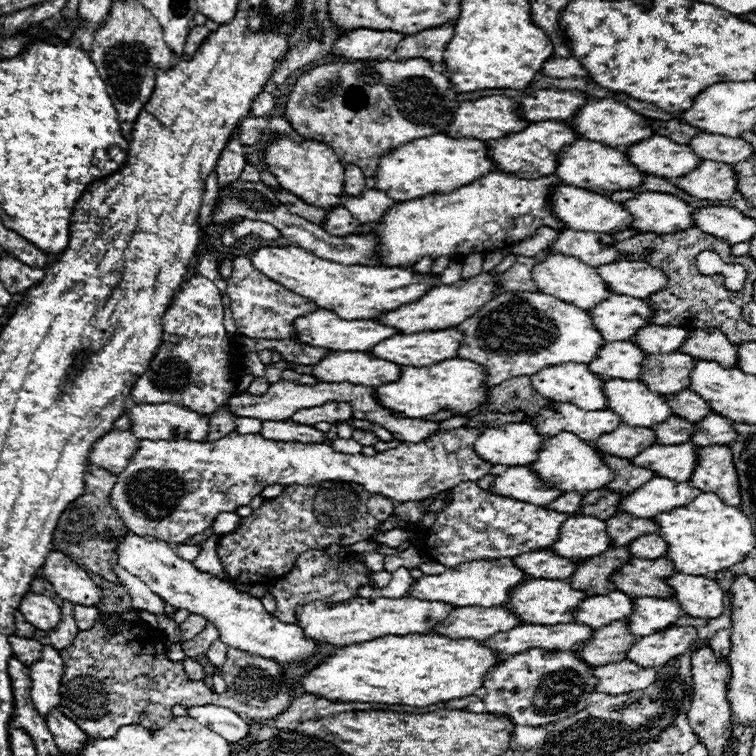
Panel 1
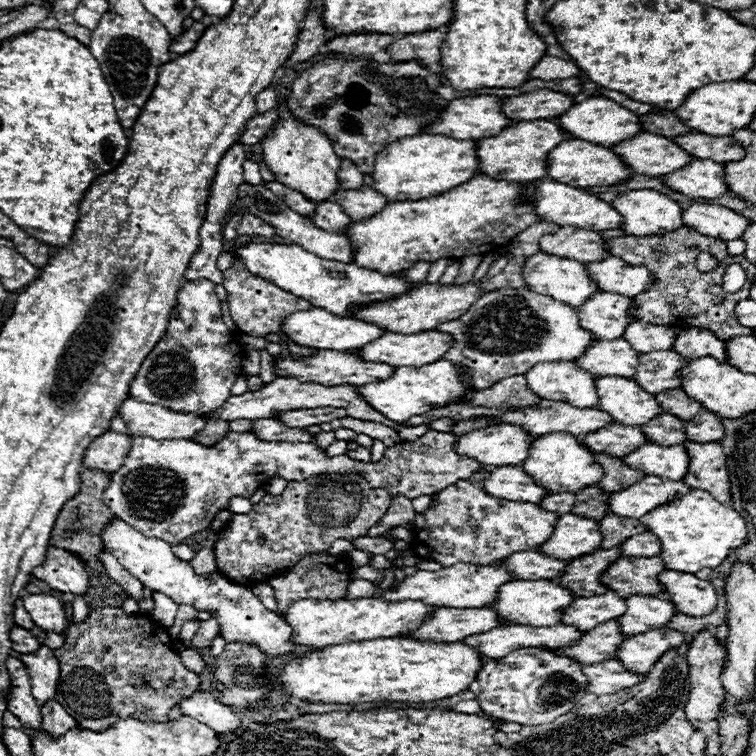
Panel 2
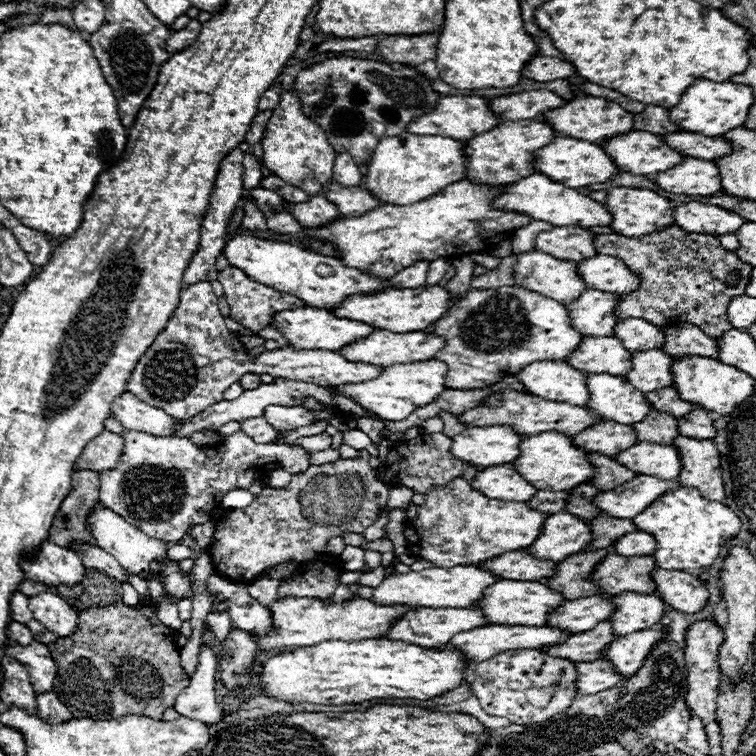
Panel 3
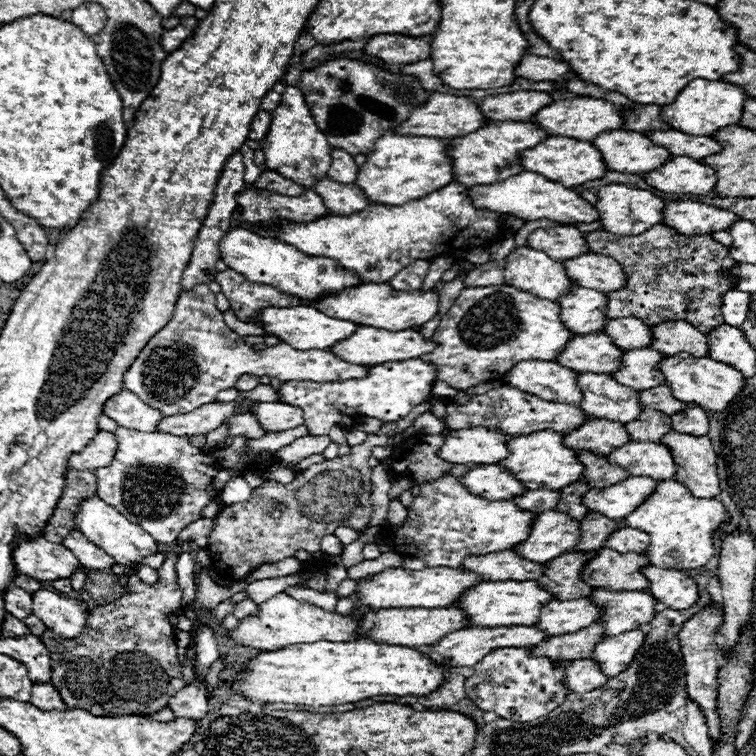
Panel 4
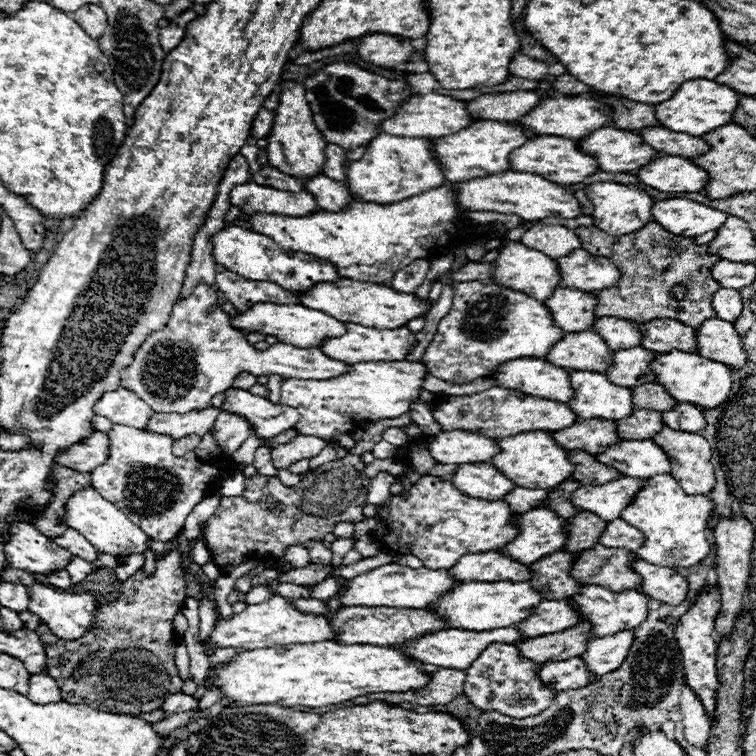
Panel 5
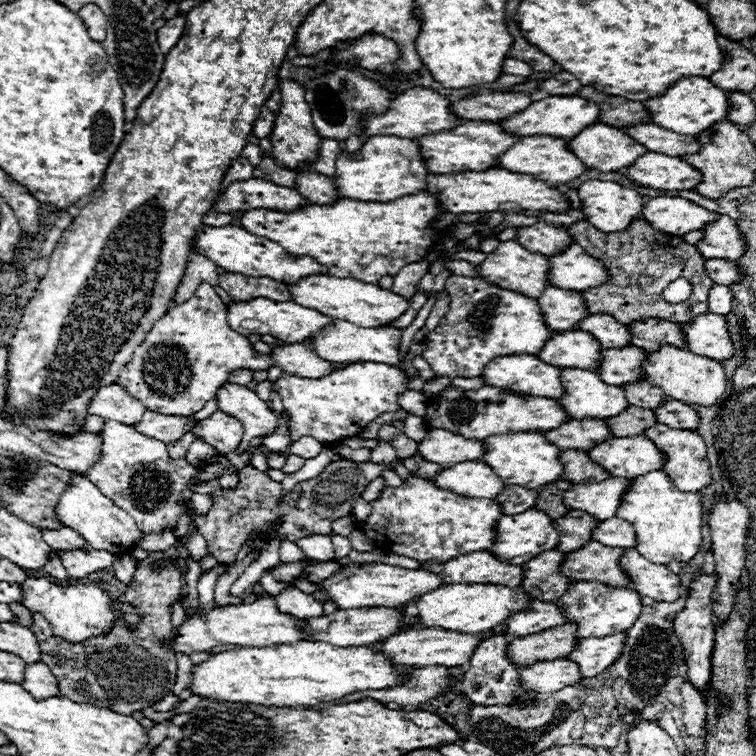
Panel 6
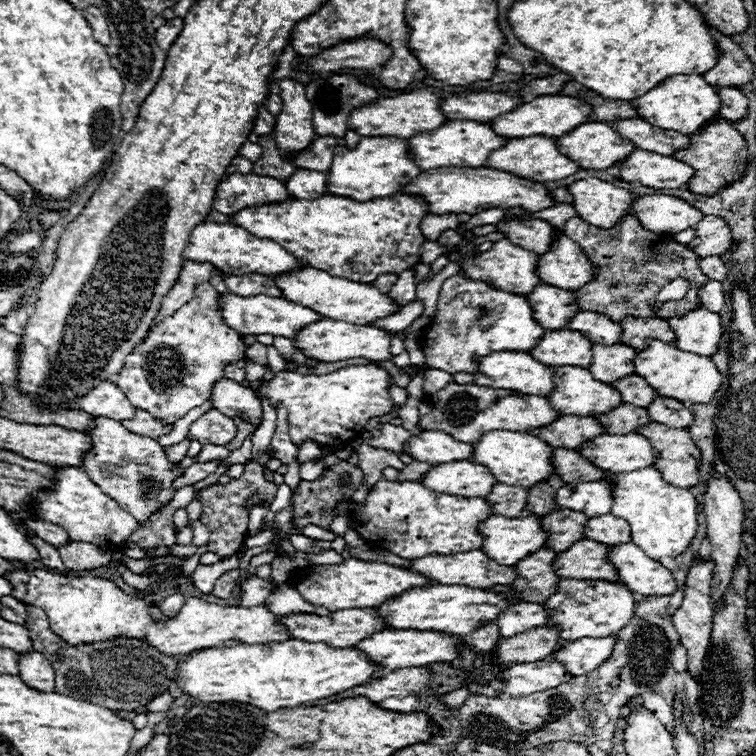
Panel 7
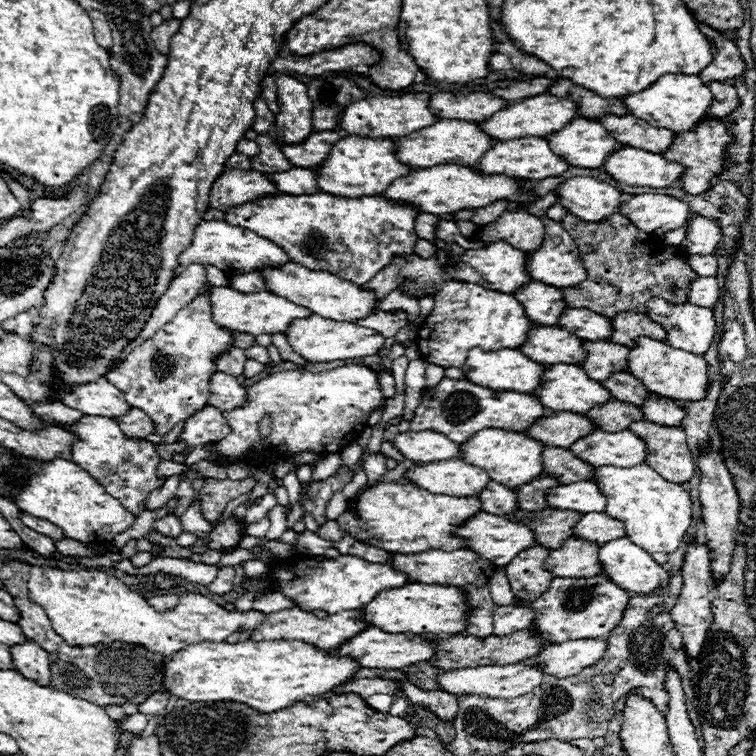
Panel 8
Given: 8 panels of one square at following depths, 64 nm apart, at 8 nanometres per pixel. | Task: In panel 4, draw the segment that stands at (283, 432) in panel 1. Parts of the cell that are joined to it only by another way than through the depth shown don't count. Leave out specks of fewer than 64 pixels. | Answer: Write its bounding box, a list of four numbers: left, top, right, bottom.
[224,414,266,448]

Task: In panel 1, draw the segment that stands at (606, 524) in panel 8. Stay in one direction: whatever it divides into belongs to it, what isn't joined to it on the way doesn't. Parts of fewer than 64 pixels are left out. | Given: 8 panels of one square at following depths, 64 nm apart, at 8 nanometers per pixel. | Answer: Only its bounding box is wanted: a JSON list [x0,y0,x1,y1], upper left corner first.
[628,534,666,560]

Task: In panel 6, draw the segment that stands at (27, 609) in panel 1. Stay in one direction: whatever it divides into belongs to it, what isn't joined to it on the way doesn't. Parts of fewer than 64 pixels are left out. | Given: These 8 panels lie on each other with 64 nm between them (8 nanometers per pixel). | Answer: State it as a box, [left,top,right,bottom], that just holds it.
[22,578,142,642]

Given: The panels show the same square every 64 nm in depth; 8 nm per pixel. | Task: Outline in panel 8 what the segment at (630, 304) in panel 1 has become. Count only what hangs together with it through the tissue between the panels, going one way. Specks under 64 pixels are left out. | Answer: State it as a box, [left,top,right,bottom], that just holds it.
[514,280,568,324]

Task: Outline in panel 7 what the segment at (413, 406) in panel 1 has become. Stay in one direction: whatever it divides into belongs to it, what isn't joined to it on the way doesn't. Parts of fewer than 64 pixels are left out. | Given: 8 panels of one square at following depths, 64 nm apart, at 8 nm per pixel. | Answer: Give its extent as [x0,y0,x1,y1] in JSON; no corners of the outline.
[256,364,392,450]

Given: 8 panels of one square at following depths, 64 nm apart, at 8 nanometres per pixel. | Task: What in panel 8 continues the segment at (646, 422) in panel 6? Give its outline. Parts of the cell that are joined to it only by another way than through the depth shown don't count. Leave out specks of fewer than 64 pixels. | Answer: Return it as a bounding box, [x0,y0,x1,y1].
[584,400,644,432]

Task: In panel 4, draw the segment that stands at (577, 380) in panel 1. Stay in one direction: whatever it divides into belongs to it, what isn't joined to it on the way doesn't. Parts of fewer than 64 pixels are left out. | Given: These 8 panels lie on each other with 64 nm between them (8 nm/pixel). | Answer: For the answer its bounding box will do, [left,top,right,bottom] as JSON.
[502,360,582,404]

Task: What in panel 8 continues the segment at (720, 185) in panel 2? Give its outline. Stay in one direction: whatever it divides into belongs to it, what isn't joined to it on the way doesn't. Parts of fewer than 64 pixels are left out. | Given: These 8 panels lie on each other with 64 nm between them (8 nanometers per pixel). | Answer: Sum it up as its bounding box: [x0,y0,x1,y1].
[602,146,684,188]

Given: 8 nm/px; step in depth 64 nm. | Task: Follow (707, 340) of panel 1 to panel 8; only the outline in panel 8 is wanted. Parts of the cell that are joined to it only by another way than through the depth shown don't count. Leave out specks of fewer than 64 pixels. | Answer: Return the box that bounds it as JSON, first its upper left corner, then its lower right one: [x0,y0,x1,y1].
[610,312,666,348]

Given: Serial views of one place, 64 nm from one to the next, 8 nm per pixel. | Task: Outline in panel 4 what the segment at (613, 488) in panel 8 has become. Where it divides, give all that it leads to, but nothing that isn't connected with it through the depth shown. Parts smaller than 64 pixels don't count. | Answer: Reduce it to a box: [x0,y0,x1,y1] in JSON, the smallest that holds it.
[624,478,728,570]

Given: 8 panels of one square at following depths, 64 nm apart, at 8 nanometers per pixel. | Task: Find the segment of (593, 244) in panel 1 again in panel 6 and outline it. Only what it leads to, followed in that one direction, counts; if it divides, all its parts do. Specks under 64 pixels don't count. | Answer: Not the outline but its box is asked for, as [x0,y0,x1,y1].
[514,222,572,256]

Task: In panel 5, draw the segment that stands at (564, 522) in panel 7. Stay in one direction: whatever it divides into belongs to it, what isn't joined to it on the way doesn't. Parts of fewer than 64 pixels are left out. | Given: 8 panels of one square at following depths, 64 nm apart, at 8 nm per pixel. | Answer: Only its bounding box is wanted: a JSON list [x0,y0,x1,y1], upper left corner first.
[564,512,606,554]

